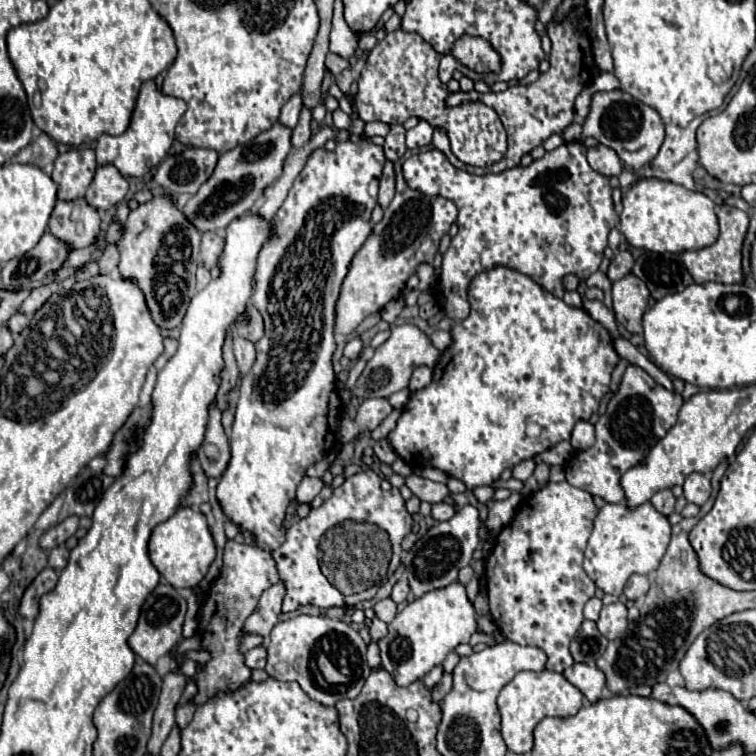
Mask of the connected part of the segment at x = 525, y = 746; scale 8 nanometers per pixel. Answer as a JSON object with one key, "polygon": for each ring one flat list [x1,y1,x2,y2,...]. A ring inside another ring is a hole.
{"polygon":[[551,670,519,672,499,694,497,706,501,714,501,736,507,748,515,754,533,750,533,730,547,716,573,716,583,704,583,694,563,676]]}

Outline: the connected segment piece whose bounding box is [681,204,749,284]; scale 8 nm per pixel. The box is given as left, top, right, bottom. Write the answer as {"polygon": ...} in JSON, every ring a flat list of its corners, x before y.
{"polygon":[[721,204,715,208,717,216,719,216,719,226,721,226,721,234,717,238,717,242,713,246,701,248,701,250,693,250,693,252,683,252,681,254,681,262,685,264,685,268,689,270,689,274,693,276,693,280,697,284,703,282,721,282,721,284,737,284,743,278,743,268,741,268,741,246,749,228,749,216,733,206]]}

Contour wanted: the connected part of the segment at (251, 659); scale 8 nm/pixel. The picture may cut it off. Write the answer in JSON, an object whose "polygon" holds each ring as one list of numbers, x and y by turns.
{"polygon":[[257,646,249,652,245,652,245,664,253,670,253,668,265,668,265,662,267,662,267,650,265,646]]}

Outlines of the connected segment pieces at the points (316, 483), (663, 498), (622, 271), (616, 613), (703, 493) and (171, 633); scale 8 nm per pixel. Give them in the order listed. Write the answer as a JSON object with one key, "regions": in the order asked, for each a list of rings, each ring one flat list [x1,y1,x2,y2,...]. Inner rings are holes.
{"regions":[[[305,476,303,482,301,482,299,488,297,488,297,502,299,502,299,504,303,504,303,502,309,504,309,502,321,492,321,488,323,488,323,480]],[[659,490,653,498,651,504,657,512,661,512,663,516,669,516,673,512,673,504,675,504,675,496,671,494,671,490]],[[625,250,625,252,619,252,619,254,611,260,611,266,609,266,609,270,607,270,607,276,609,276,611,282,615,282,615,280,623,278,625,274,629,274,631,268,633,268,633,256,631,256,629,250]],[[615,602,611,606,603,606,601,616,597,620,599,632,607,640,615,640,619,634,627,630,627,608,621,602]],[[697,472,689,474,685,478,685,484,683,484,683,494,685,494,687,502,691,502,691,504,697,504,697,506,705,504,707,498,711,496,709,478,705,474,697,474]],[[159,584,145,600,143,608,141,608,141,616,137,622,135,632,129,636,127,644,131,646,131,650,141,656,147,664,155,666,157,660,165,654,169,654,181,640,181,626,185,620,185,612,187,612,187,604,185,598,179,596,179,592,171,586,171,584]]]}

